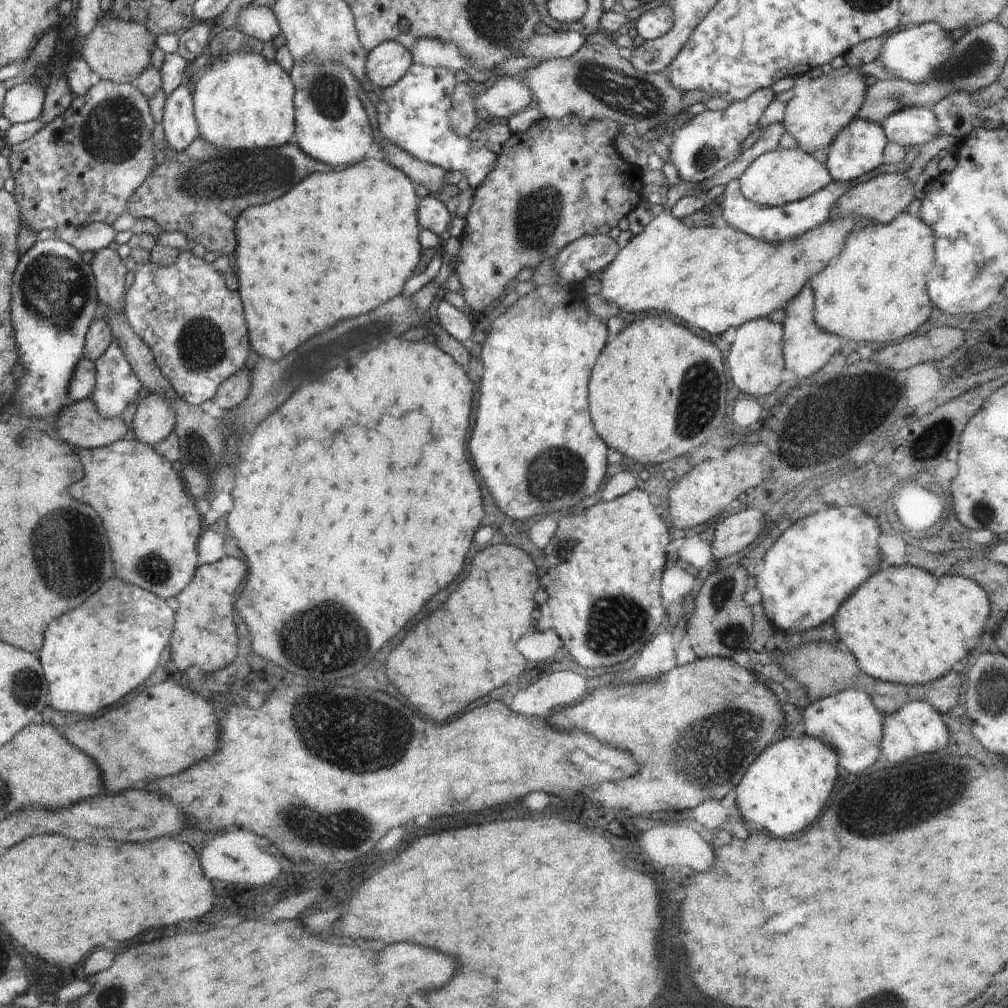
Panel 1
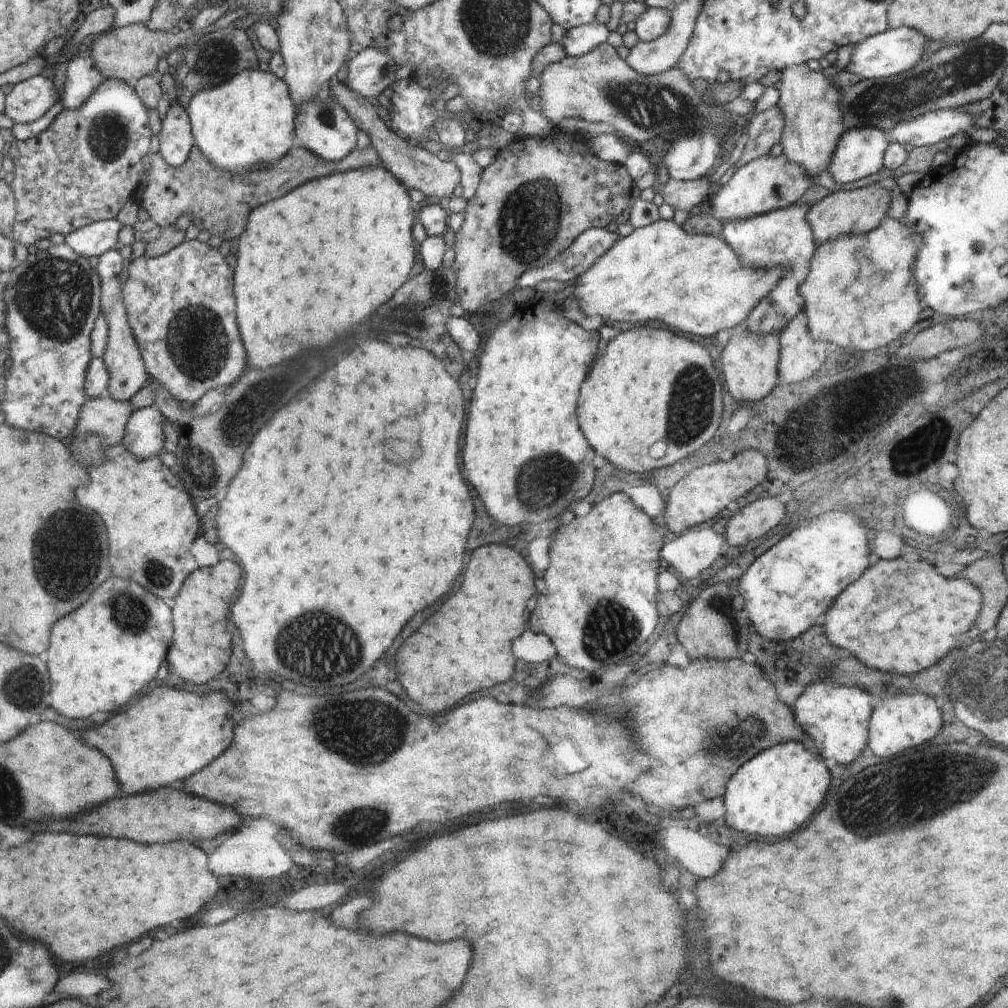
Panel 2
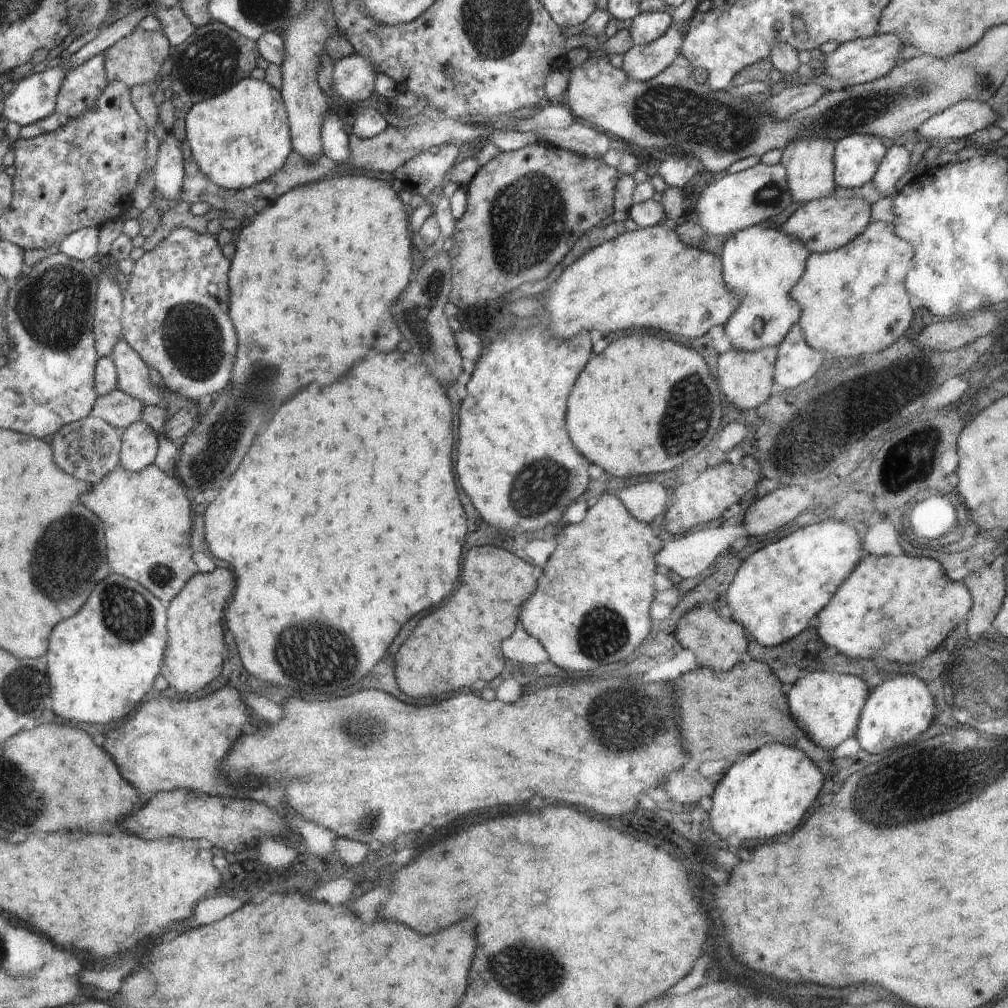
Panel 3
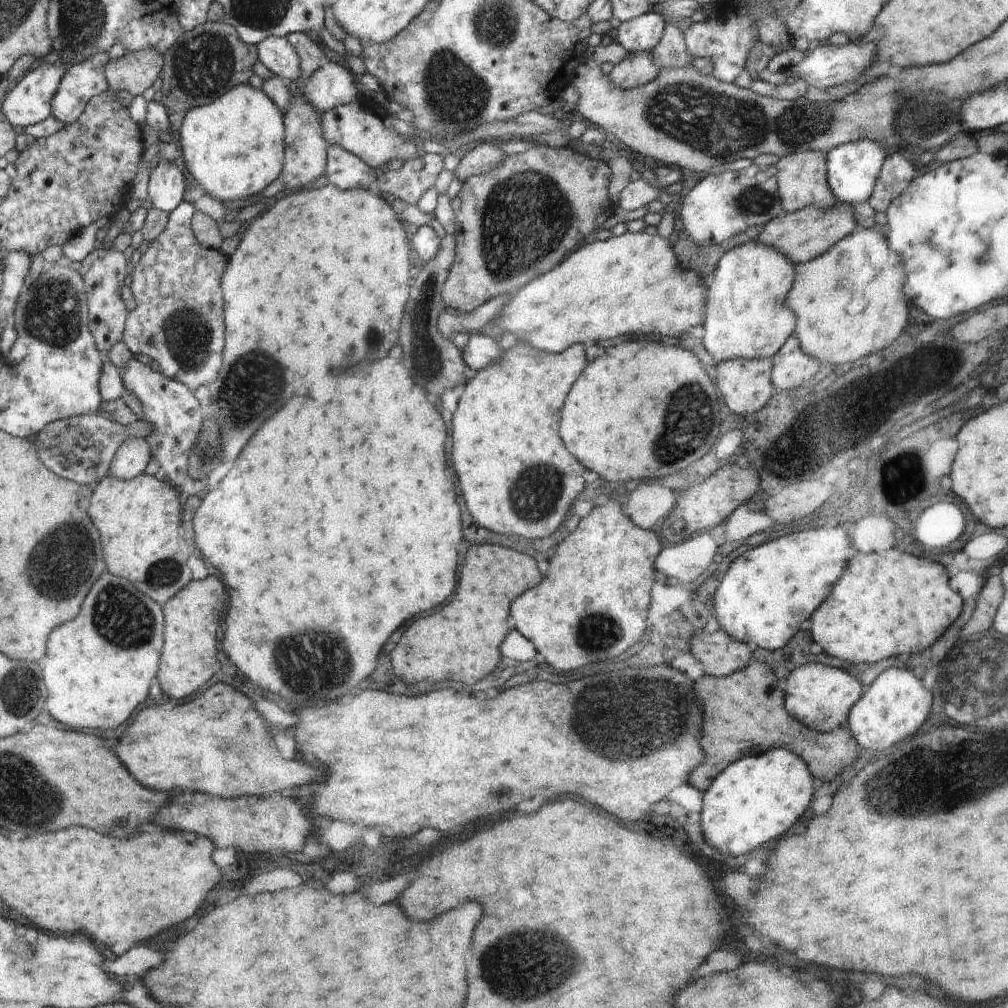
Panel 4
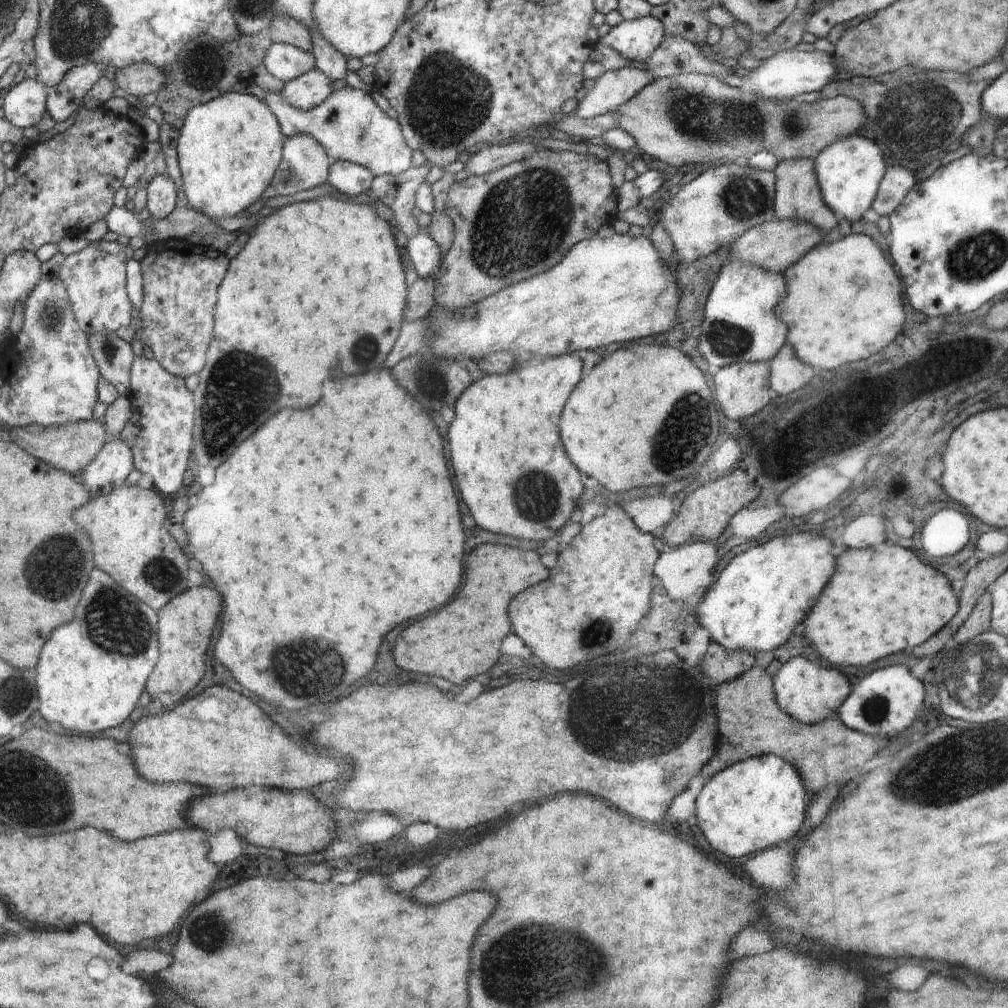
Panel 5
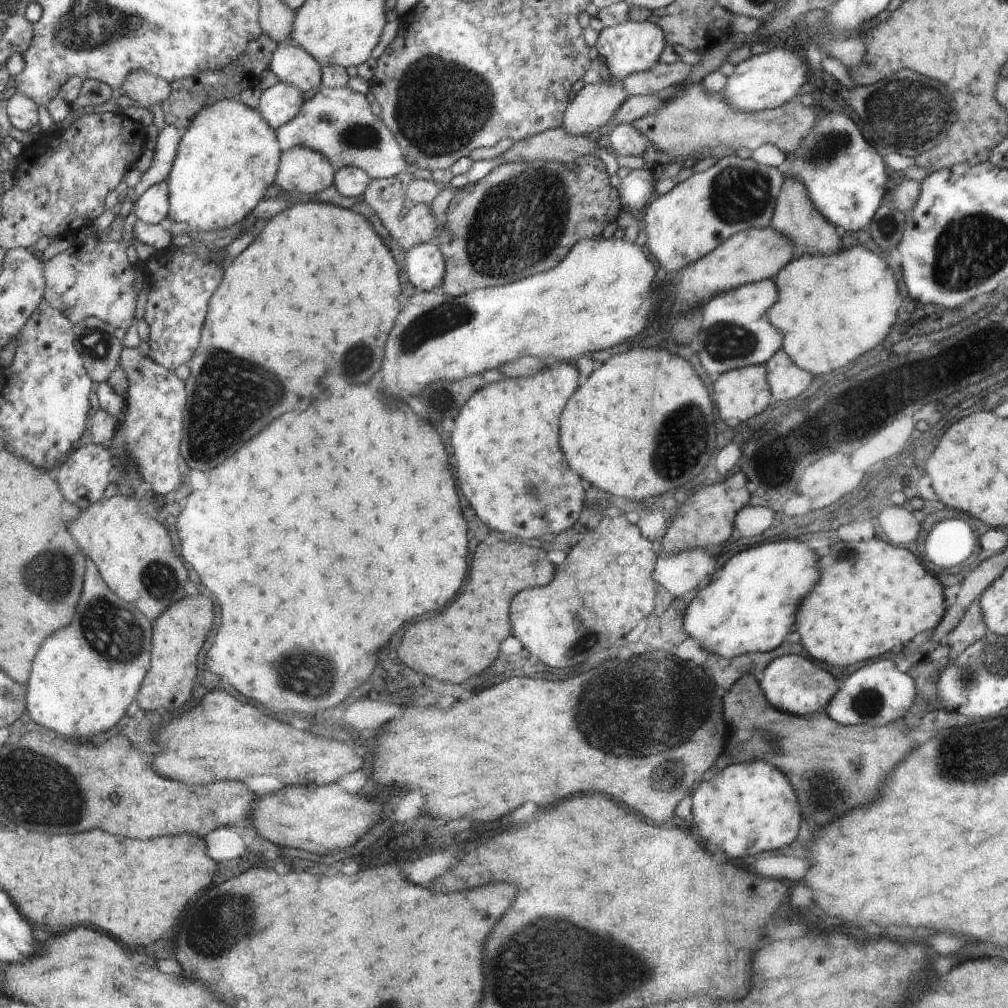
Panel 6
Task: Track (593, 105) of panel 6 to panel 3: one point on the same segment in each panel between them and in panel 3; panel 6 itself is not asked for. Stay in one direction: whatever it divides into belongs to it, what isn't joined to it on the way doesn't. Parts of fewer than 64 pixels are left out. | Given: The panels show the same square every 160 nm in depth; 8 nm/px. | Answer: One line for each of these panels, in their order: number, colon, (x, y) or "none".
3: (642, 62)
4: (636, 69)
5: (612, 89)

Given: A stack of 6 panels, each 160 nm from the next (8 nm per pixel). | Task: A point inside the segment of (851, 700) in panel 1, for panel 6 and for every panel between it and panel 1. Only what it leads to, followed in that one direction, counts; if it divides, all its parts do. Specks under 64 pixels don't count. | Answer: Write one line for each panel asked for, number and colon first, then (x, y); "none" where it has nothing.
2: (836, 717)
3: (826, 706)
4: (819, 696)
5: (809, 693)
6: (791, 683)

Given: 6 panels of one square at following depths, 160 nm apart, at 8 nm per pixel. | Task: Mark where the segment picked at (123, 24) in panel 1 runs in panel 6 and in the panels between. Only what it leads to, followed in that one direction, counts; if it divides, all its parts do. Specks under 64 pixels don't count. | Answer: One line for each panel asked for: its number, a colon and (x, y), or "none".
2: (127, 53)
3: (135, 59)
4: (135, 72)
5: (144, 79)
6: (146, 89)

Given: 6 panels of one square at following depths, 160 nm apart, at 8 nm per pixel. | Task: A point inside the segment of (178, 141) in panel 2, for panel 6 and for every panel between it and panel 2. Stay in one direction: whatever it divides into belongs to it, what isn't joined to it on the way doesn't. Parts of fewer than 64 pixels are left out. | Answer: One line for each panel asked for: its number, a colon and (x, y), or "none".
3: (169, 169)
4: (165, 190)
5: (162, 193)
6: (153, 206)

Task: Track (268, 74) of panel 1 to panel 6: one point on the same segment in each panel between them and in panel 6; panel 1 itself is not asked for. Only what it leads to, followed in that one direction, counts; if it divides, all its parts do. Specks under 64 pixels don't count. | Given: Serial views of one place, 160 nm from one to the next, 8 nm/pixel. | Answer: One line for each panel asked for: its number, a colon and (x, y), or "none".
2: (248, 120)
3: (239, 138)
4: (234, 147)
5: (229, 148)
6: (226, 159)

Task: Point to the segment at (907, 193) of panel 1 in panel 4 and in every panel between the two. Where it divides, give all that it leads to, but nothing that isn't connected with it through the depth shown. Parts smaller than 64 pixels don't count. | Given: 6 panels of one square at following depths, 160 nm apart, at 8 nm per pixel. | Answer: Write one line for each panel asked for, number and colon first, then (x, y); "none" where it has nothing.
2: (857, 211)
3: (821, 225)
4: (803, 235)

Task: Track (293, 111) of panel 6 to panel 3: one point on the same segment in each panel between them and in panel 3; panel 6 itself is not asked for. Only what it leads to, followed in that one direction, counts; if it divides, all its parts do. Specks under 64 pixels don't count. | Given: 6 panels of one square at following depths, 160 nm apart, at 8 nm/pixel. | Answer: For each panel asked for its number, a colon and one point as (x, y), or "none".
3: (353, 76)
4: (334, 84)
5: (308, 91)

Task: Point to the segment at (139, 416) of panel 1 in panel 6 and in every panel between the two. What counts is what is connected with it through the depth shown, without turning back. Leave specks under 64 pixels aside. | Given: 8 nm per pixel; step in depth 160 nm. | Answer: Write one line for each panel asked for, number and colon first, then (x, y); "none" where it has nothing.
2: (145, 431)
3: (139, 443)
4: (133, 455)
5: (111, 466)
6: (83, 478)

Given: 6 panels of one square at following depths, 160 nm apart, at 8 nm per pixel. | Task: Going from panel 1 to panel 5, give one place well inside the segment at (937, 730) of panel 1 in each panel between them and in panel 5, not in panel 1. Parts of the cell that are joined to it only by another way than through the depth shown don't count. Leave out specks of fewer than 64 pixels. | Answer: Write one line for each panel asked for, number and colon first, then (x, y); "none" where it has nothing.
2: (902, 721)
3: (898, 711)
4: (893, 707)
5: (885, 702)

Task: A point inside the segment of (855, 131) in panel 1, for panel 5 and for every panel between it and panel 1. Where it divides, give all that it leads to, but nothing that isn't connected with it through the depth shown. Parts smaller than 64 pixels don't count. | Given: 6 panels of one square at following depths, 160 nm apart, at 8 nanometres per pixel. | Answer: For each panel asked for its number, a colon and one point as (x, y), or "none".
2: (859, 152)
3: (857, 157)
4: (852, 168)
5: (849, 171)

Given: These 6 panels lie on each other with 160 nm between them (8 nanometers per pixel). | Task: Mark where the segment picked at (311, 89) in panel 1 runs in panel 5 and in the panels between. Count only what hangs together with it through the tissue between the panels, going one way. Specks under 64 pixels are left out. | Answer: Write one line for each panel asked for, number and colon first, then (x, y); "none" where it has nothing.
2: (324, 126)
3: (336, 142)
4: (345, 170)
5: (351, 179)

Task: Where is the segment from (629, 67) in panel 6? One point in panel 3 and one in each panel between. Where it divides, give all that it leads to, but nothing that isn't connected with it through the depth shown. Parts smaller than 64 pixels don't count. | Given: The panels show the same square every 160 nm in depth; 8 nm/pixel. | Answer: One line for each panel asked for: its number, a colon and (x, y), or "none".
3: (646, 27)
4: (641, 34)
5: (635, 40)

